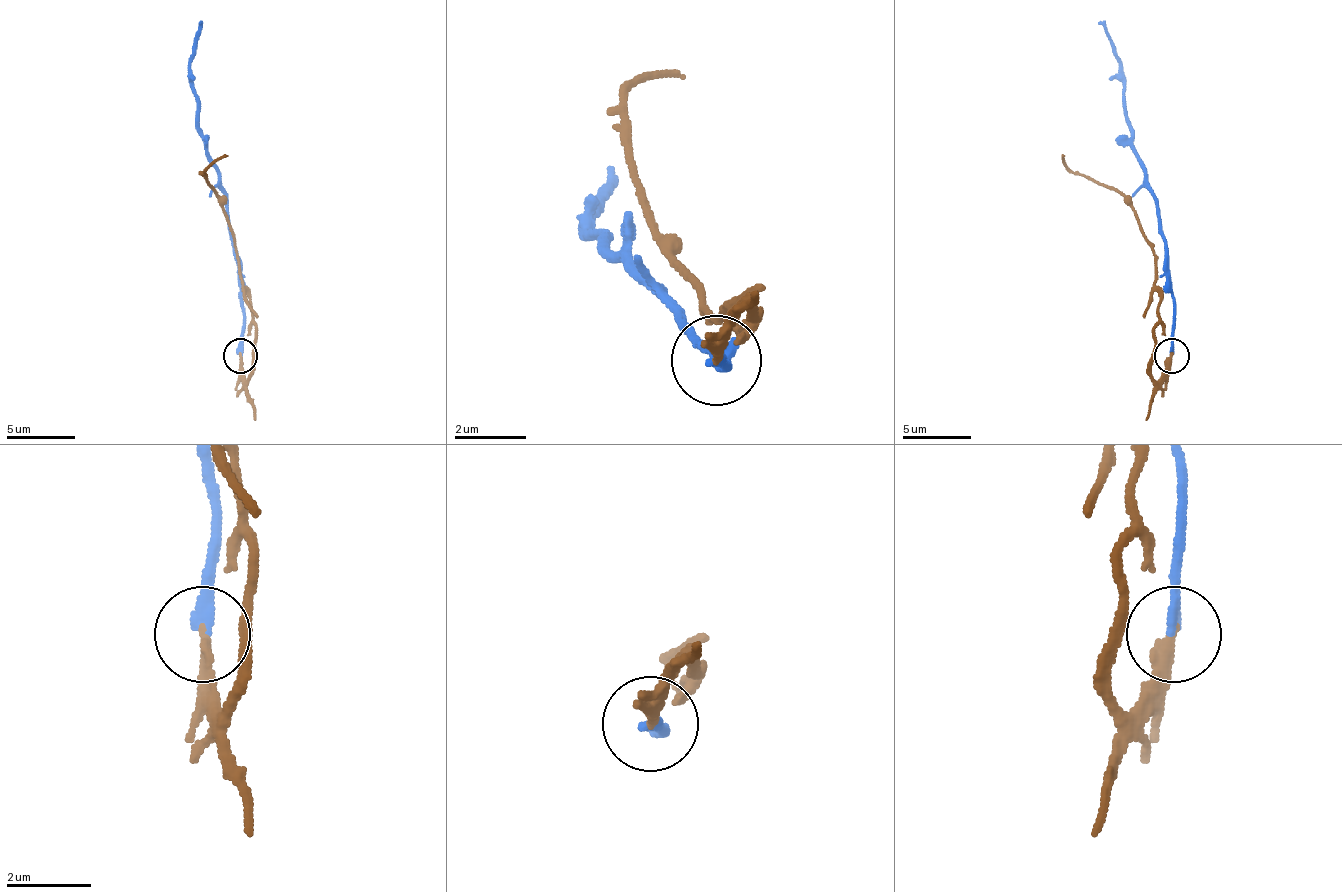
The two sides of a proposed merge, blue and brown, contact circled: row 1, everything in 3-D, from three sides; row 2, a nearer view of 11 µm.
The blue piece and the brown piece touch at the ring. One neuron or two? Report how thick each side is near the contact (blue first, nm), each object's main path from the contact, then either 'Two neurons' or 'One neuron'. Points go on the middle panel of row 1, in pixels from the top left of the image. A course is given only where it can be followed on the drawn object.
Thickness 260 nm (blue) against 280 nm. Course of blue: (718, 362), (727, 362), (709, 353), (619, 254), (583, 227), (610, 164). Course of brown: (718, 362), (718, 335), (745, 308), (745, 326), (709, 308), (673, 263), (628, 173), (628, 101), (682, 74). One neuron

